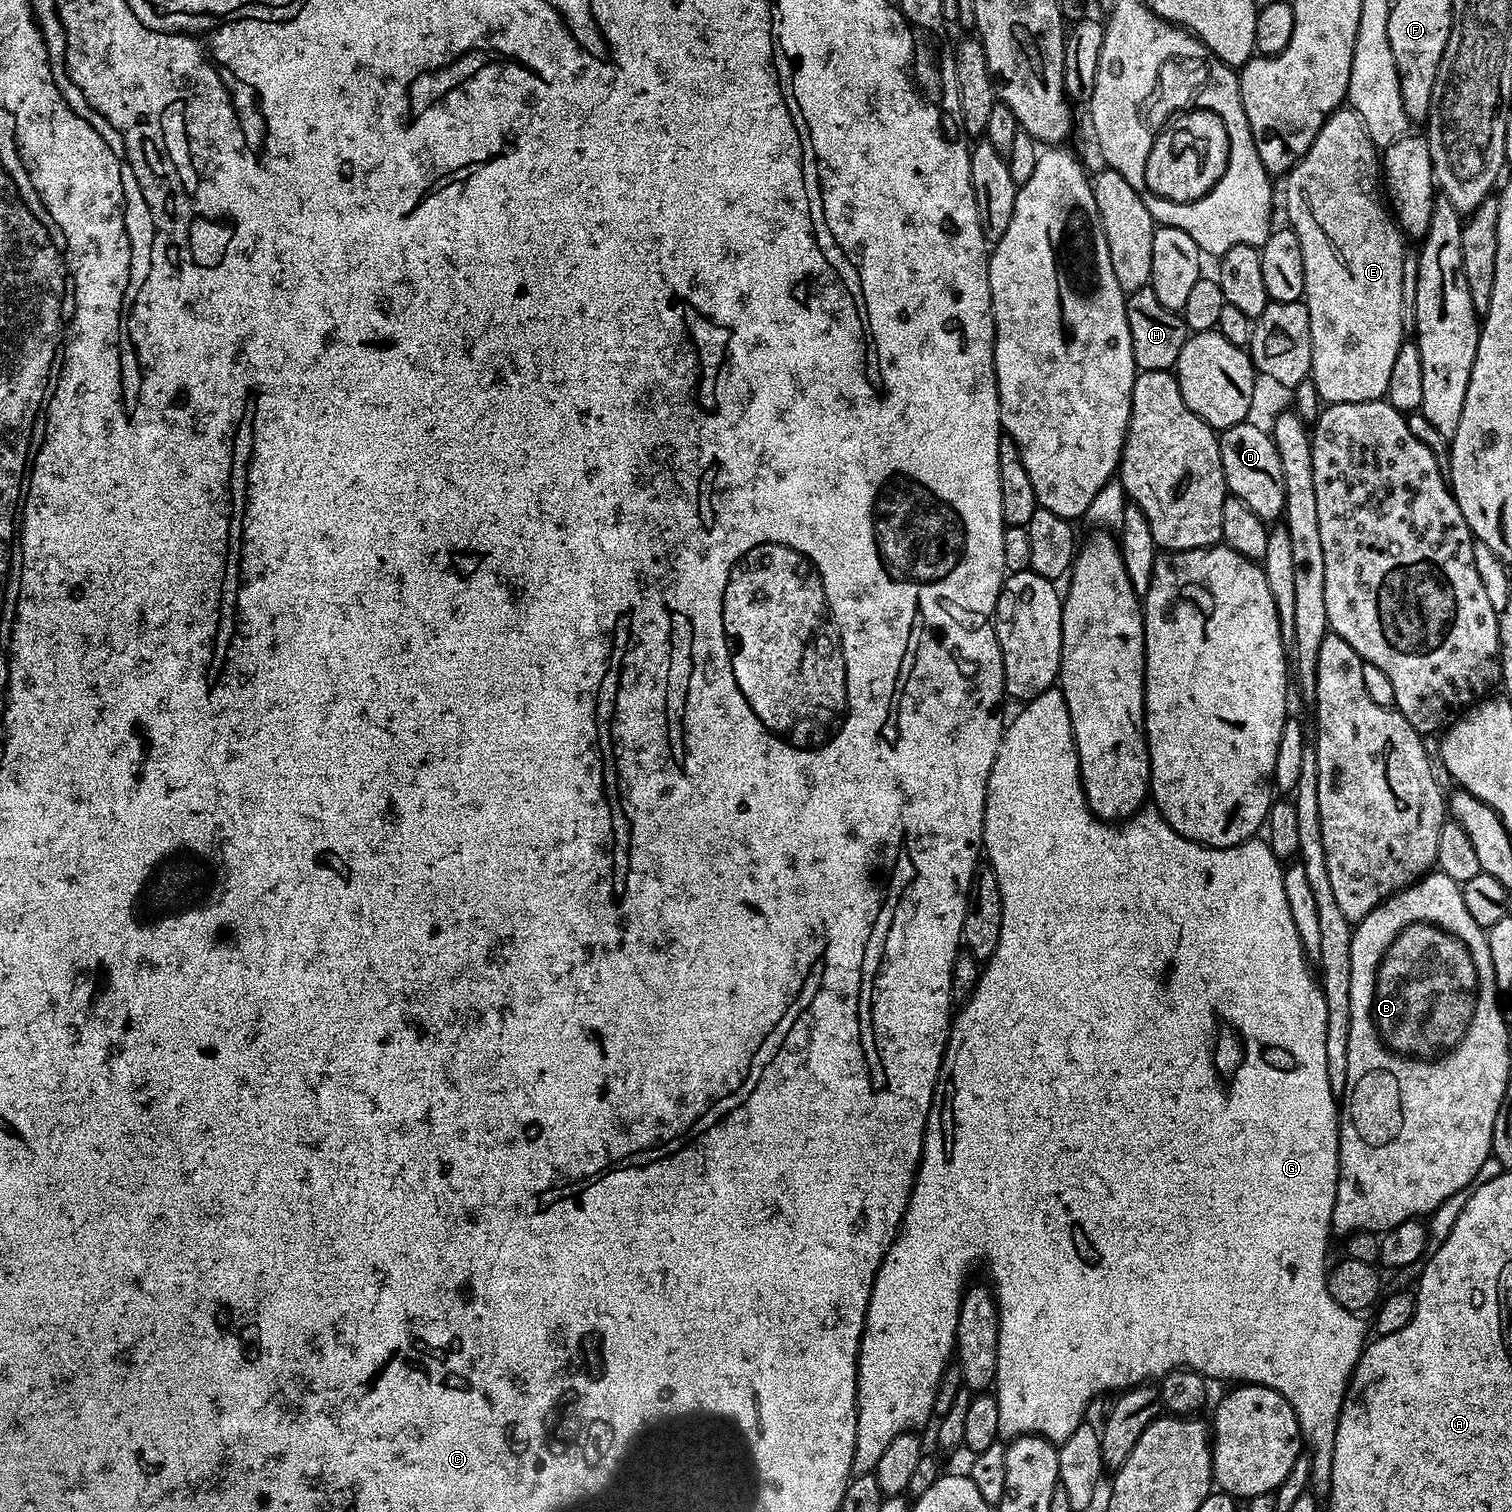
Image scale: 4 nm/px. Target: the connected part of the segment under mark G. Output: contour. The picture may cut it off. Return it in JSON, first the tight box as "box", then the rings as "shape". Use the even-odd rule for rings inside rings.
{"box":[856,686,1366,1502],"shape":[[[1053,686],[1053,687],[1050,687],[1050,688],[1048,688],[1048,689],[1047,689],[1047,690],[1046,690],[1046,691],[1045,691],[1045,692],[1043,692],[1043,693],[1042,693],[1042,694],[1038,694],[1038,695],[1037,695],[1037,696],[1036,696],[1036,697],[1035,697],[1035,698],[1034,698],[1034,699],[1032,699],[1032,700],[1030,700],[1030,701],[1027,701],[1027,703],[1025,703],[1025,704],[1024,704],[1024,705],[1023,705],[1023,707],[1021,707],[1021,708],[1024,708],[1024,709],[1022,709],[1022,710],[1021,710],[1021,712],[1020,712],[1020,713],[1018,713],[1018,714],[1017,714],[1017,716],[1016,716],[1016,717],[1014,717],[1014,718],[1013,718],[1013,720],[1010,720],[1010,723],[1009,723],[1009,724],[1008,724],[1008,725],[1007,725],[1007,727],[1005,727],[1005,730],[1004,730],[1004,736],[1003,736],[1003,738],[1002,738],[1002,739],[1001,739],[1001,740],[1000,740],[1000,745],[999,745],[999,746],[998,746],[998,754],[997,754],[997,755],[996,755],[996,757],[995,757],[995,758],[994,758],[994,766],[993,766],[993,767],[992,767],[992,773],[991,773],[991,774],[990,774],[990,778],[989,778],[989,779],[988,779],[988,789],[987,789],[987,790],[986,790],[986,798],[985,798],[985,799],[984,799],[984,847],[983,847],[983,851],[984,851],[984,852],[985,852],[985,853],[986,853],[986,860],[987,860],[987,863],[988,863],[988,864],[989,864],[989,865],[990,865],[990,866],[991,866],[991,867],[992,867],[992,869],[993,869],[993,870],[994,870],[994,874],[995,874],[995,875],[996,875],[996,877],[997,877],[997,878],[998,878],[998,886],[999,886],[999,887],[1000,887],[1000,893],[1001,893],[1001,894],[1002,894],[1002,922],[1001,922],[1001,923],[1000,923],[1000,933],[999,933],[999,934],[998,934],[998,950],[994,950],[994,954],[993,954],[993,955],[992,955],[992,957],[991,957],[991,958],[990,958],[990,959],[988,959],[988,961],[987,961],[987,962],[986,962],[986,963],[985,963],[985,964],[984,964],[984,965],[983,965],[983,968],[982,968],[982,971],[981,971],[981,973],[980,973],[980,977],[979,977],[979,978],[978,978],[978,980],[977,980],[977,986],[976,986],[976,989],[975,989],[975,990],[973,990],[973,994],[972,994],[972,996],[971,996],[971,997],[969,997],[969,999],[968,999],[968,1000],[967,1000],[967,1001],[965,1001],[965,1002],[964,1002],[964,1003],[963,1003],[963,1004],[962,1004],[962,1007],[961,1007],[961,1008],[960,1008],[960,1009],[959,1009],[959,1011],[957,1011],[957,1012],[956,1012],[956,1013],[955,1013],[955,1016],[954,1016],[954,1019],[953,1019],[953,1021],[952,1021],[952,1023],[951,1023],[951,1025],[950,1025],[950,1031],[949,1031],[949,1034],[948,1034],[948,1044],[947,1044],[947,1045],[946,1045],[946,1047],[945,1047],[945,1048],[944,1048],[944,1060],[943,1060],[943,1061],[942,1061],[942,1062],[941,1062],[941,1063],[940,1063],[940,1073],[939,1073],[939,1074],[938,1074],[938,1078],[937,1078],[937,1079],[936,1079],[936,1093],[934,1093],[934,1094],[933,1094],[933,1096],[932,1096],[932,1109],[931,1109],[931,1110],[930,1110],[930,1114],[929,1114],[929,1115],[928,1115],[928,1126],[927,1126],[927,1128],[925,1128],[925,1130],[924,1130],[924,1155],[923,1155],[923,1156],[921,1156],[921,1158],[920,1158],[920,1166],[919,1166],[919,1168],[917,1168],[917,1169],[916,1169],[916,1184],[915,1184],[915,1185],[914,1185],[914,1186],[913,1186],[913,1187],[912,1187],[912,1193],[911,1193],[911,1194],[910,1194],[910,1198],[909,1198],[909,1199],[908,1199],[908,1209],[907,1209],[907,1210],[906,1210],[906,1211],[904,1211],[904,1221],[903,1221],[903,1222],[902,1222],[902,1223],[900,1223],[900,1230],[899,1230],[899,1232],[897,1232],[897,1233],[896,1233],[896,1241],[894,1241],[894,1243],[893,1243],[893,1244],[892,1244],[892,1245],[891,1245],[891,1246],[890,1246],[890,1250],[889,1250],[889,1251],[888,1251],[888,1253],[887,1253],[887,1254],[886,1254],[886,1258],[885,1258],[885,1259],[884,1259],[884,1261],[883,1261],[883,1262],[882,1262],[882,1266],[881,1266],[881,1267],[880,1267],[880,1269],[879,1269],[879,1270],[878,1270],[878,1274],[877,1274],[877,1275],[876,1275],[876,1281],[875,1281],[875,1282],[874,1282],[874,1286],[873,1286],[873,1287],[872,1287],[872,1293],[871,1293],[871,1294],[870,1294],[870,1302],[869,1302],[869,1303],[868,1303],[868,1313],[867,1313],[867,1314],[866,1314],[866,1318],[865,1318],[865,1319],[864,1319],[864,1333],[863,1333],[863,1334],[862,1334],[862,1338],[861,1338],[861,1339],[860,1339],[860,1359],[859,1359],[859,1360],[857,1360],[857,1361],[856,1361],[856,1411],[857,1411],[857,1413],[856,1413],[856,1448],[857,1448],[857,1449],[858,1449],[858,1450],[859,1450],[859,1452],[860,1452],[860,1473],[862,1473],[862,1472],[872,1472],[872,1471],[873,1471],[873,1469],[875,1469],[875,1467],[876,1467],[876,1463],[877,1463],[877,1462],[878,1462],[878,1458],[882,1458],[882,1454],[886,1454],[886,1446],[890,1446],[890,1442],[891,1442],[891,1441],[892,1441],[892,1440],[893,1440],[893,1439],[894,1439],[894,1438],[898,1438],[898,1436],[899,1436],[899,1435],[900,1435],[900,1434],[902,1434],[902,1433],[903,1433],[903,1432],[910,1432],[910,1431],[913,1431],[913,1430],[920,1430],[920,1427],[922,1427],[922,1426],[923,1426],[923,1424],[924,1424],[924,1423],[926,1423],[926,1422],[927,1422],[927,1420],[928,1420],[928,1419],[930,1419],[930,1420],[932,1420],[932,1419],[933,1419],[933,1416],[934,1416],[934,1415],[933,1415],[933,1412],[934,1412],[934,1410],[935,1410],[935,1398],[936,1398],[936,1391],[937,1391],[937,1390],[938,1390],[938,1388],[939,1388],[939,1382],[940,1382],[940,1378],[941,1378],[941,1376],[942,1376],[942,1374],[943,1374],[943,1372],[944,1372],[944,1369],[945,1369],[945,1368],[947,1368],[947,1367],[948,1367],[948,1366],[949,1366],[949,1364],[950,1364],[950,1361],[951,1361],[951,1360],[952,1360],[952,1359],[953,1359],[953,1356],[954,1356],[954,1349],[955,1349],[955,1347],[956,1347],[956,1331],[957,1331],[957,1330],[958,1330],[958,1314],[959,1314],[959,1313],[960,1313],[960,1300],[961,1300],[961,1299],[962,1299],[962,1298],[963,1298],[963,1297],[964,1297],[964,1293],[965,1293],[965,1291],[966,1291],[966,1283],[965,1283],[965,1284],[964,1284],[964,1279],[966,1279],[966,1278],[967,1278],[967,1276],[968,1276],[968,1271],[970,1271],[970,1270],[971,1270],[971,1268],[972,1268],[972,1267],[974,1267],[974,1266],[975,1266],[975,1264],[976,1264],[976,1263],[978,1263],[978,1262],[979,1262],[979,1260],[988,1260],[988,1272],[989,1272],[989,1274],[990,1274],[990,1275],[992,1275],[992,1281],[990,1281],[990,1284],[991,1284],[991,1287],[992,1287],[992,1288],[993,1288],[993,1289],[994,1289],[994,1295],[995,1295],[995,1297],[996,1297],[996,1299],[997,1299],[997,1301],[998,1301],[998,1307],[999,1307],[999,1309],[1000,1309],[1000,1332],[1001,1332],[1001,1334],[1002,1334],[1002,1335],[1003,1335],[1003,1336],[1004,1336],[1004,1356],[998,1356],[998,1360],[1004,1360],[1004,1376],[1008,1376],[1008,1380],[1004,1380],[1004,1384],[1008,1384],[1008,1388],[1004,1388],[1004,1396],[1008,1396],[1008,1392],[1012,1392],[1012,1396],[1016,1396],[1016,1376],[1028,1376],[1028,1420],[1004,1420],[1004,1424],[1020,1424],[1020,1428],[1024,1428],[1024,1424],[1032,1424],[1032,1408],[1036,1408],[1036,1416],[1040,1416],[1040,1436],[1043,1436],[1043,1437],[1044,1437],[1044,1439],[1046,1439],[1046,1440],[1051,1440],[1051,1441],[1052,1441],[1052,1443],[1053,1443],[1053,1444],[1055,1444],[1055,1445],[1057,1445],[1057,1446],[1059,1446],[1059,1445],[1061,1445],[1061,1444],[1062,1444],[1062,1443],[1063,1443],[1063,1441],[1064,1441],[1064,1440],[1066,1440],[1066,1439],[1068,1439],[1068,1438],[1070,1438],[1070,1434],[1072,1434],[1072,1433],[1074,1433],[1074,1430],[1077,1430],[1077,1429],[1078,1429],[1078,1426],[1079,1426],[1079,1425],[1080,1425],[1080,1424],[1082,1424],[1082,1423],[1085,1423],[1085,1420],[1086,1420],[1086,1417],[1087,1417],[1087,1416],[1084,1416],[1084,1415],[1086,1415],[1086,1414],[1087,1414],[1087,1412],[1088,1412],[1088,1407],[1090,1407],[1090,1406],[1091,1406],[1091,1404],[1092,1404],[1092,1399],[1094,1399],[1094,1398],[1095,1398],[1095,1396],[1100,1396],[1100,1395],[1102,1395],[1102,1394],[1103,1394],[1103,1392],[1112,1392],[1112,1393],[1111,1393],[1111,1394],[1116,1394],[1116,1393],[1119,1393],[1119,1392],[1120,1392],[1120,1391],[1121,1391],[1121,1390],[1123,1390],[1123,1389],[1125,1389],[1125,1388],[1134,1388],[1134,1387],[1136,1387],[1136,1385],[1138,1385],[1138,1384],[1142,1384],[1142,1383],[1145,1383],[1145,1382],[1148,1382],[1148,1381],[1152,1381],[1152,1382],[1156,1382],[1156,1381],[1159,1381],[1159,1380],[1160,1380],[1160,1379],[1161,1379],[1161,1377],[1163,1377],[1163,1376],[1165,1376],[1165,1375],[1167,1375],[1167,1373],[1168,1373],[1168,1372],[1170,1372],[1170,1371],[1174,1371],[1174,1370],[1176,1370],[1176,1369],[1188,1369],[1188,1370],[1190,1370],[1190,1371],[1192,1371],[1192,1372],[1198,1372],[1198,1373],[1200,1373],[1200,1374],[1201,1374],[1201,1375],[1202,1375],[1202,1376],[1203,1376],[1203,1377],[1205,1377],[1205,1378],[1211,1378],[1211,1379],[1212,1379],[1212,1380],[1213,1380],[1213,1378],[1214,1378],[1214,1379],[1216,1379],[1216,1380],[1236,1380],[1236,1381],[1232,1381],[1232,1382],[1243,1382],[1243,1383],[1245,1383],[1245,1384],[1261,1384],[1261,1385],[1262,1385],[1262,1386],[1266,1386],[1266,1387],[1267,1387],[1267,1388],[1269,1388],[1269,1389],[1270,1389],[1270,1390],[1274,1390],[1274,1391],[1275,1391],[1275,1392],[1277,1392],[1277,1393],[1278,1393],[1278,1394],[1282,1394],[1282,1398],[1286,1398],[1286,1402],[1290,1402],[1290,1406],[1291,1406],[1291,1407],[1292,1407],[1292,1409],[1293,1409],[1293,1410],[1294,1410],[1294,1414],[1295,1414],[1295,1415],[1296,1415],[1296,1417],[1297,1417],[1297,1418],[1298,1418],[1298,1426],[1299,1426],[1299,1427],[1300,1427],[1300,1439],[1301,1439],[1301,1441],[1302,1441],[1302,1444],[1303,1444],[1303,1447],[1304,1447],[1304,1448],[1305,1448],[1305,1449],[1306,1449],[1306,1452],[1307,1452],[1307,1455],[1308,1455],[1308,1456],[1309,1456],[1309,1457],[1310,1457],[1310,1459],[1311,1459],[1311,1462],[1312,1462],[1312,1465],[1311,1465],[1311,1466],[1310,1466],[1310,1478],[1309,1478],[1309,1479],[1308,1479],[1308,1485],[1309,1485],[1309,1487],[1310,1487],[1310,1492],[1311,1492],[1311,1495],[1313,1495],[1313,1496],[1315,1496],[1315,1497],[1316,1497],[1316,1499],[1317,1499],[1317,1500],[1319,1500],[1319,1501],[1321,1501],[1321,1502],[1324,1502],[1324,1501],[1327,1501],[1327,1499],[1328,1499],[1328,1497],[1329,1497],[1329,1495],[1330,1495],[1330,1493],[1331,1493],[1331,1491],[1332,1491],[1332,1475],[1333,1475],[1333,1474],[1334,1474],[1334,1458],[1333,1458],[1333,1457],[1332,1457],[1332,1455],[1333,1455],[1333,1454],[1334,1454],[1334,1438],[1335,1438],[1335,1437],[1336,1437],[1336,1431],[1337,1431],[1337,1430],[1338,1430],[1338,1420],[1339,1420],[1339,1418],[1340,1418],[1340,1408],[1341,1408],[1341,1406],[1342,1406],[1342,1405],[1343,1405],[1343,1404],[1344,1404],[1344,1394],[1345,1394],[1345,1392],[1347,1392],[1347,1391],[1348,1391],[1348,1381],[1349,1381],[1349,1380],[1351,1380],[1351,1378],[1352,1378],[1352,1372],[1353,1372],[1353,1370],[1354,1370],[1354,1369],[1356,1369],[1356,1363],[1357,1363],[1357,1362],[1359,1362],[1359,1361],[1360,1361],[1360,1355],[1362,1355],[1362,1353],[1363,1353],[1363,1352],[1364,1352],[1364,1350],[1365,1350],[1365,1347],[1366,1347],[1366,1339],[1365,1339],[1365,1340],[1364,1340],[1364,1324],[1363,1324],[1363,1322],[1362,1322],[1362,1321],[1360,1321],[1360,1320],[1363,1320],[1363,1319],[1361,1319],[1361,1317],[1360,1317],[1360,1316],[1359,1316],[1359,1315],[1357,1315],[1357,1313],[1354,1313],[1354,1312],[1351,1312],[1351,1311],[1350,1311],[1350,1310],[1346,1310],[1346,1309],[1345,1309],[1345,1308],[1343,1308],[1343,1307],[1342,1307],[1342,1306],[1338,1306],[1338,1302],[1334,1302],[1334,1298],[1330,1298],[1330,1294],[1329,1294],[1329,1293],[1328,1293],[1328,1277],[1327,1277],[1327,1275],[1326,1275],[1326,1263],[1325,1263],[1325,1264],[1324,1264],[1324,1235],[1326,1235],[1326,1234],[1327,1234],[1327,1235],[1329,1235],[1329,1232],[1330,1232],[1330,1229],[1331,1229],[1331,1226],[1332,1226],[1332,1211],[1333,1211],[1333,1210],[1334,1210],[1334,1202],[1335,1202],[1335,1201],[1336,1201],[1336,1187],[1337,1187],[1337,1186],[1338,1186],[1338,1178],[1339,1178],[1339,1177],[1340,1177],[1340,1118],[1339,1118],[1339,1115],[1338,1115],[1338,1100],[1337,1100],[1337,1099],[1336,1099],[1336,1098],[1335,1098],[1335,1097],[1333,1097],[1333,1096],[1332,1096],[1332,1094],[1331,1094],[1331,1090],[1330,1090],[1330,1084],[1329,1084],[1329,1082],[1327,1082],[1327,1068],[1326,1068],[1326,1034],[1327,1034],[1327,1010],[1326,1010],[1326,998],[1325,998],[1325,997],[1324,997],[1324,996],[1323,996],[1323,990],[1322,990],[1322,988],[1321,988],[1321,985],[1320,985],[1320,984],[1319,984],[1319,983],[1318,983],[1318,980],[1317,980],[1317,977],[1316,977],[1316,976],[1315,976],[1315,975],[1314,975],[1314,972],[1313,972],[1313,976],[1314,976],[1314,977],[1312,977],[1312,972],[1311,972],[1311,970],[1310,970],[1310,969],[1308,969],[1308,967],[1310,967],[1310,961],[1309,961],[1309,959],[1308,959],[1308,957],[1307,957],[1307,956],[1305,956],[1305,954],[1304,954],[1304,947],[1303,947],[1303,946],[1302,946],[1302,942],[1301,942],[1301,941],[1300,941],[1300,939],[1299,939],[1299,938],[1298,938],[1298,930],[1294,930],[1294,918],[1290,918],[1290,906],[1286,906],[1286,890],[1285,890],[1285,889],[1284,889],[1284,868],[1283,868],[1283,867],[1282,867],[1282,864],[1281,864],[1281,861],[1279,861],[1279,860],[1277,860],[1277,859],[1276,859],[1276,856],[1275,856],[1275,855],[1274,855],[1274,853],[1272,853],[1272,848],[1271,848],[1271,846],[1270,846],[1270,845],[1269,845],[1269,844],[1267,844],[1267,842],[1265,842],[1265,841],[1264,841],[1264,840],[1263,840],[1263,839],[1260,839],[1260,838],[1253,838],[1253,839],[1250,839],[1250,840],[1245,840],[1245,841],[1244,841],[1244,843],[1242,843],[1242,844],[1235,844],[1235,846],[1233,846],[1233,848],[1209,848],[1209,847],[1207,847],[1207,846],[1205,846],[1205,845],[1202,845],[1202,844],[1198,844],[1198,843],[1196,843],[1196,841],[1194,841],[1194,840],[1188,840],[1188,839],[1186,839],[1186,837],[1184,837],[1184,836],[1183,836],[1183,835],[1182,835],[1182,834],[1178,834],[1178,833],[1177,833],[1177,832],[1175,832],[1175,830],[1174,830],[1174,829],[1173,829],[1173,828],[1172,828],[1172,827],[1170,827],[1170,825],[1169,825],[1169,824],[1167,824],[1167,823],[1166,823],[1166,822],[1165,822],[1165,820],[1164,820],[1164,817],[1163,817],[1163,816],[1161,816],[1161,815],[1160,815],[1160,813],[1159,813],[1159,811],[1157,811],[1157,809],[1156,809],[1156,808],[1155,808],[1155,807],[1152,807],[1152,806],[1148,806],[1148,807],[1145,807],[1145,808],[1144,808],[1144,809],[1143,809],[1143,810],[1141,810],[1141,811],[1139,811],[1139,812],[1137,812],[1137,813],[1136,813],[1136,815],[1135,815],[1135,816],[1133,816],[1133,817],[1131,817],[1131,820],[1130,820],[1130,822],[1124,822],[1124,823],[1121,823],[1121,824],[1120,824],[1120,825],[1119,825],[1119,826],[1117,826],[1117,825],[1116,825],[1116,824],[1115,824],[1115,823],[1112,823],[1112,822],[1105,822],[1105,821],[1103,821],[1103,820],[1100,820],[1100,819],[1099,819],[1099,818],[1097,818],[1097,816],[1096,816],[1096,815],[1094,815],[1094,814],[1093,814],[1093,813],[1092,813],[1092,812],[1091,812],[1091,811],[1090,811],[1090,809],[1088,809],[1088,799],[1086,799],[1086,797],[1085,797],[1085,796],[1084,796],[1084,789],[1083,789],[1083,788],[1081,788],[1081,787],[1080,787],[1080,763],[1079,763],[1079,762],[1078,762],[1078,754],[1077,754],[1077,753],[1076,753],[1076,743],[1075,743],[1075,742],[1074,742],[1074,734],[1073,734],[1073,733],[1072,733],[1072,723],[1071,723],[1071,722],[1070,722],[1070,714],[1069,714],[1069,713],[1068,713],[1068,707],[1067,707],[1067,706],[1066,706],[1066,698],[1065,698],[1065,697],[1064,697],[1064,695],[1063,695],[1063,694],[1062,694],[1062,690],[1061,690],[1061,689],[1060,689],[1060,687],[1058,687],[1058,686]]]}

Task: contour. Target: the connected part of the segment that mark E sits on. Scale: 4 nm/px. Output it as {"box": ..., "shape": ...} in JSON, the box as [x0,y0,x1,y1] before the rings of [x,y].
{"box":[1284,106,1406,405],"shape":[[[1348,106],[1337,108],[1318,130],[1318,138],[1314,138],[1310,150],[1287,173],[1287,180],[1284,188],[1287,223],[1301,243],[1305,267],[1302,299],[1310,314],[1312,385],[1325,405],[1381,399],[1388,390],[1394,358],[1398,358],[1398,350],[1406,340],[1406,313],[1402,306],[1406,240],[1382,195],[1382,160],[1366,134],[1360,115]]]}

